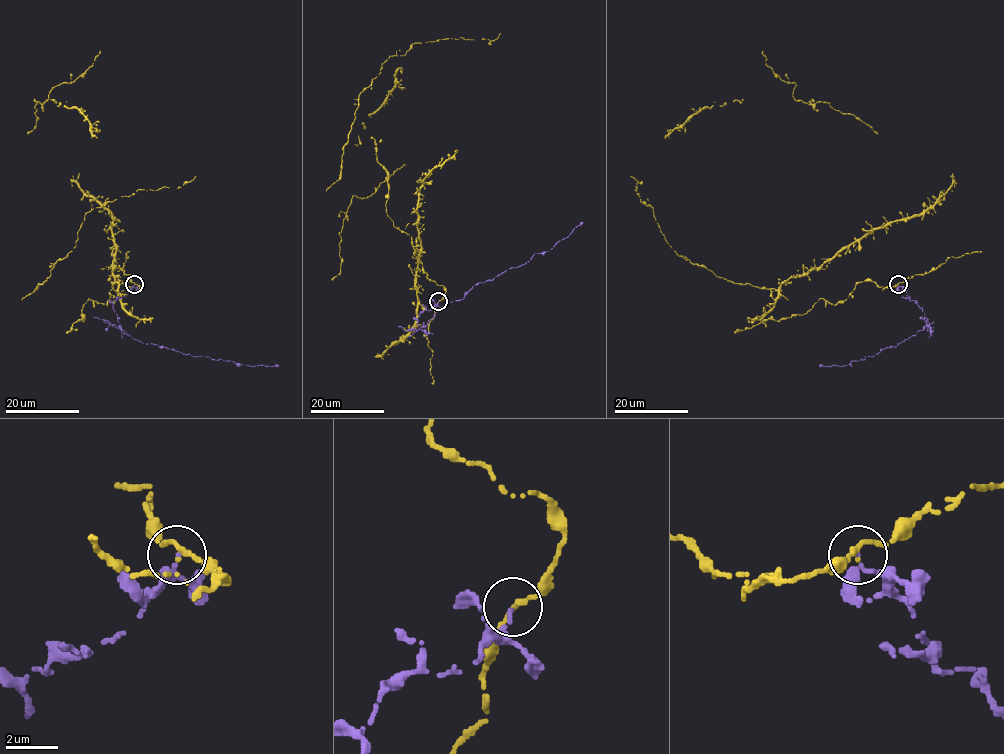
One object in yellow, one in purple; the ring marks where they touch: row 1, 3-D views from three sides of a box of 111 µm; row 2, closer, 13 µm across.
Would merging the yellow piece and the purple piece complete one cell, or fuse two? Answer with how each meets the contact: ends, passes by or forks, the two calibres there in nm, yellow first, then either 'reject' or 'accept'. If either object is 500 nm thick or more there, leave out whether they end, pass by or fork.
yellow passes by; purple ends; calibres 190 and 140 nm; reject

